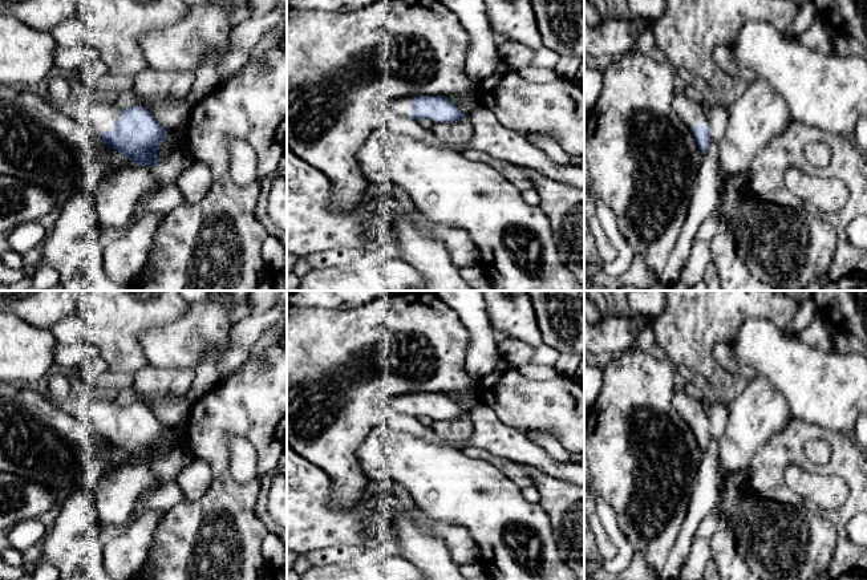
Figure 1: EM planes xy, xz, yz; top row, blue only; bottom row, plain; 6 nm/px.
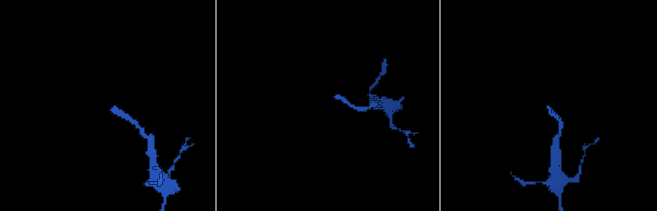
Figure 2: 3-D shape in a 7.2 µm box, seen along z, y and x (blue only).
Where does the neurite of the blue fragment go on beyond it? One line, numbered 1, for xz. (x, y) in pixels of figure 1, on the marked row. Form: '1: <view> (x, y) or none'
1: xz (401, 106)

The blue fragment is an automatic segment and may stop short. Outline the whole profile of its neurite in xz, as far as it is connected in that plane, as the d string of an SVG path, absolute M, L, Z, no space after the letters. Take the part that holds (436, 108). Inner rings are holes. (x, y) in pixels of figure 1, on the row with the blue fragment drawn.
M405 96L392 101L389 106L400 117L416 121L425 118L433 123L453 122L467 115L442 96Z

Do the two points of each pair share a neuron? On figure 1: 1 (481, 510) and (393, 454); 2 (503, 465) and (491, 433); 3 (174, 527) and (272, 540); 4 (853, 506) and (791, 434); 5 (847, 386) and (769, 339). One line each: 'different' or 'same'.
1: same
2: different
3: different
4: same
5: same

